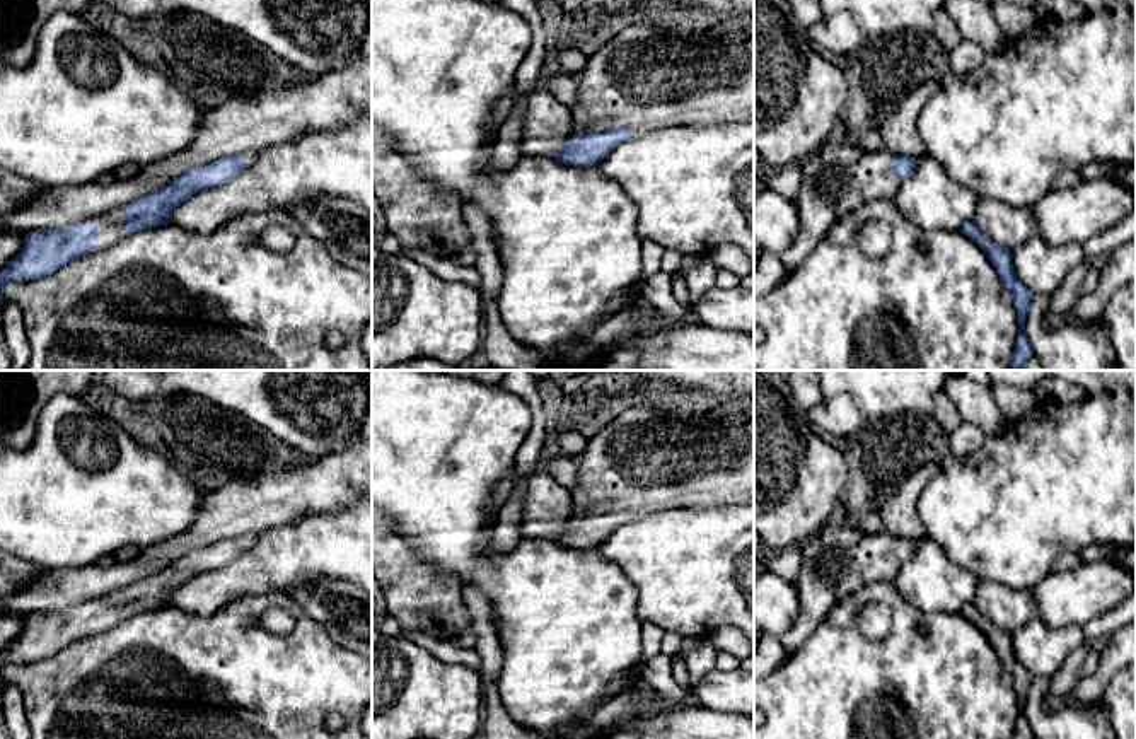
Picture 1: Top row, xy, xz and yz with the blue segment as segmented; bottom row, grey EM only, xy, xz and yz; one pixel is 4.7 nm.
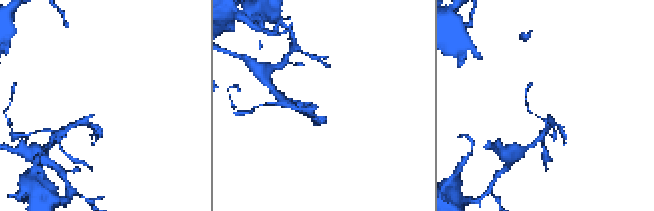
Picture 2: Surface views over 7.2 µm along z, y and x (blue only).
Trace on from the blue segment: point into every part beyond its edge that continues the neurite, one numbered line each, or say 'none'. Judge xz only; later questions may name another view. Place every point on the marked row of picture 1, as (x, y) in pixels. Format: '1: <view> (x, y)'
1: xz (647, 77)

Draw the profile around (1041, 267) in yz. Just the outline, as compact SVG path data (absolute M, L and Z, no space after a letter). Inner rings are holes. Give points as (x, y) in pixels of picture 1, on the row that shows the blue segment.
M1037 234L1011 251L1015 275L1034 295L1056 294L1068 273L1083 261L1083 246L1051 246Z

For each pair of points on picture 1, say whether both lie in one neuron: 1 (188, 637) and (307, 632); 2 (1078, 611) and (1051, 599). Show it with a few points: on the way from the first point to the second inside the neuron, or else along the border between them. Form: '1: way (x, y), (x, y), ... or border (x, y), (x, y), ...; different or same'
1: way (217, 645), (278, 645); same
2: way (1072, 605), (1066, 599), (1058, 599); same

